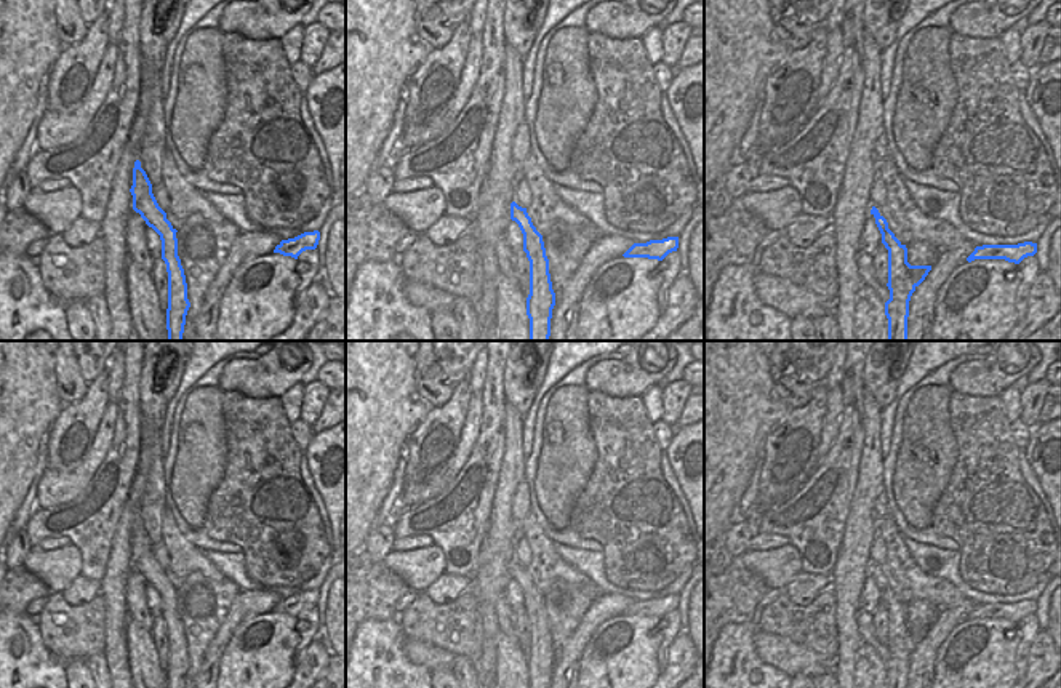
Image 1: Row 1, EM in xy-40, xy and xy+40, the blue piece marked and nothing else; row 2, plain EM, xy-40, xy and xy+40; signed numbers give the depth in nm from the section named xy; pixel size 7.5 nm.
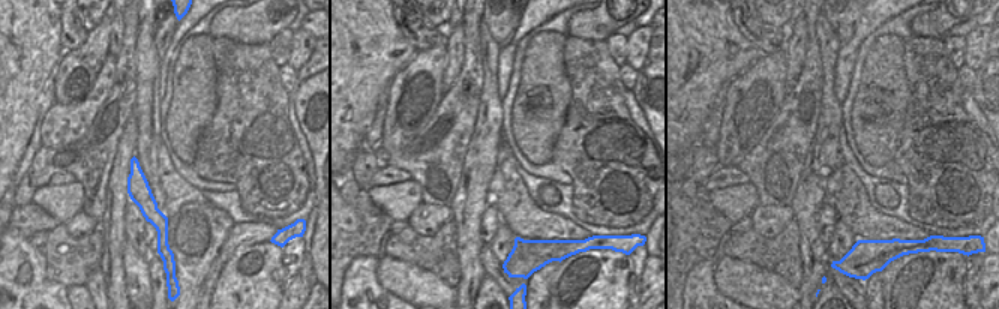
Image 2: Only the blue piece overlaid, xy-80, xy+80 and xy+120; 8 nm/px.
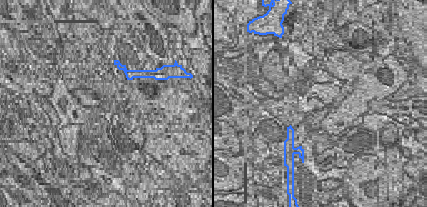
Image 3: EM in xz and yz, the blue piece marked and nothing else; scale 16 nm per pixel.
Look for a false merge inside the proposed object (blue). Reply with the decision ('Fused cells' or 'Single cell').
Fused cells

